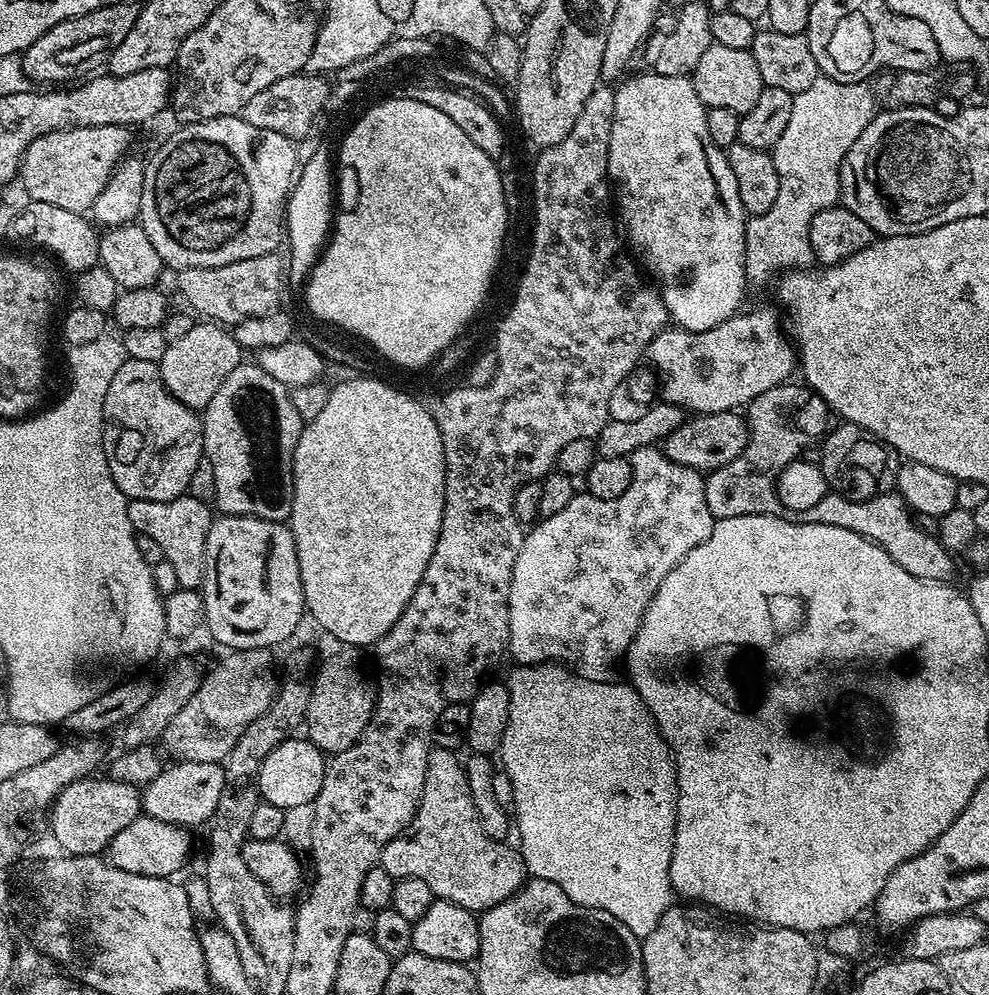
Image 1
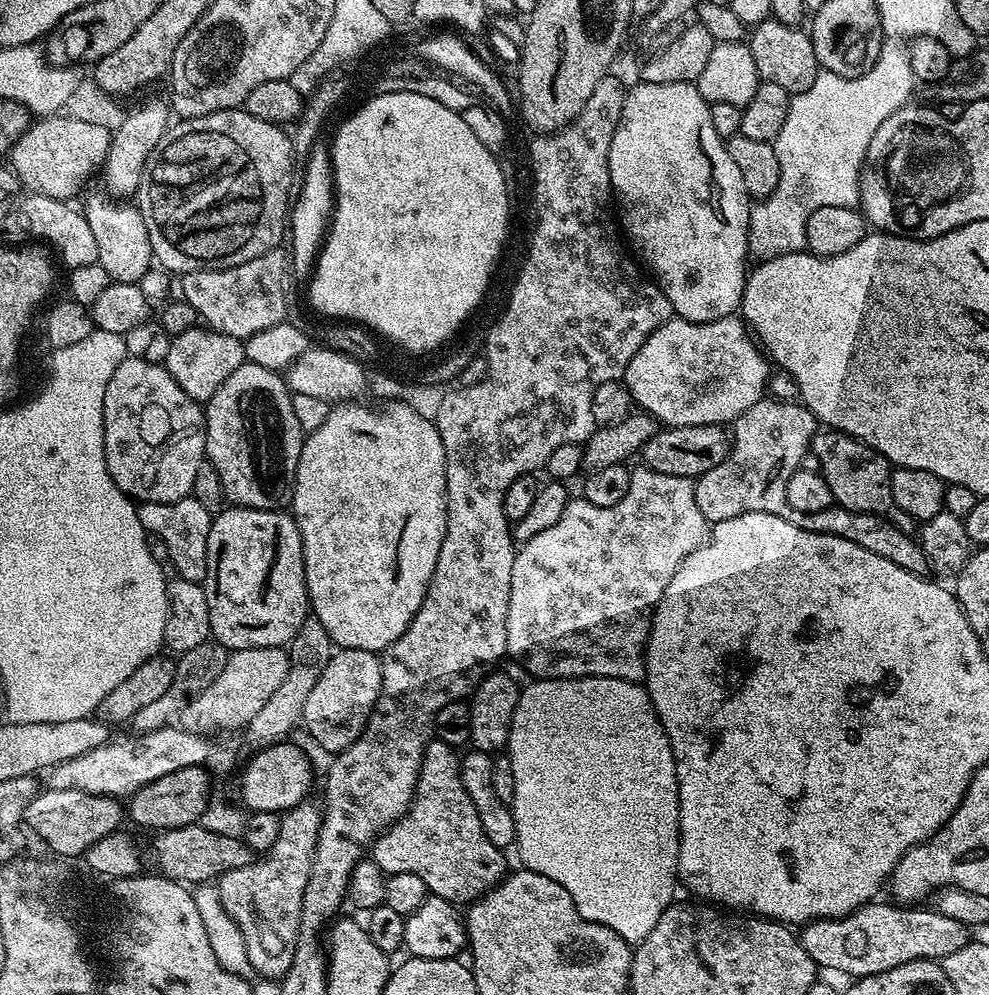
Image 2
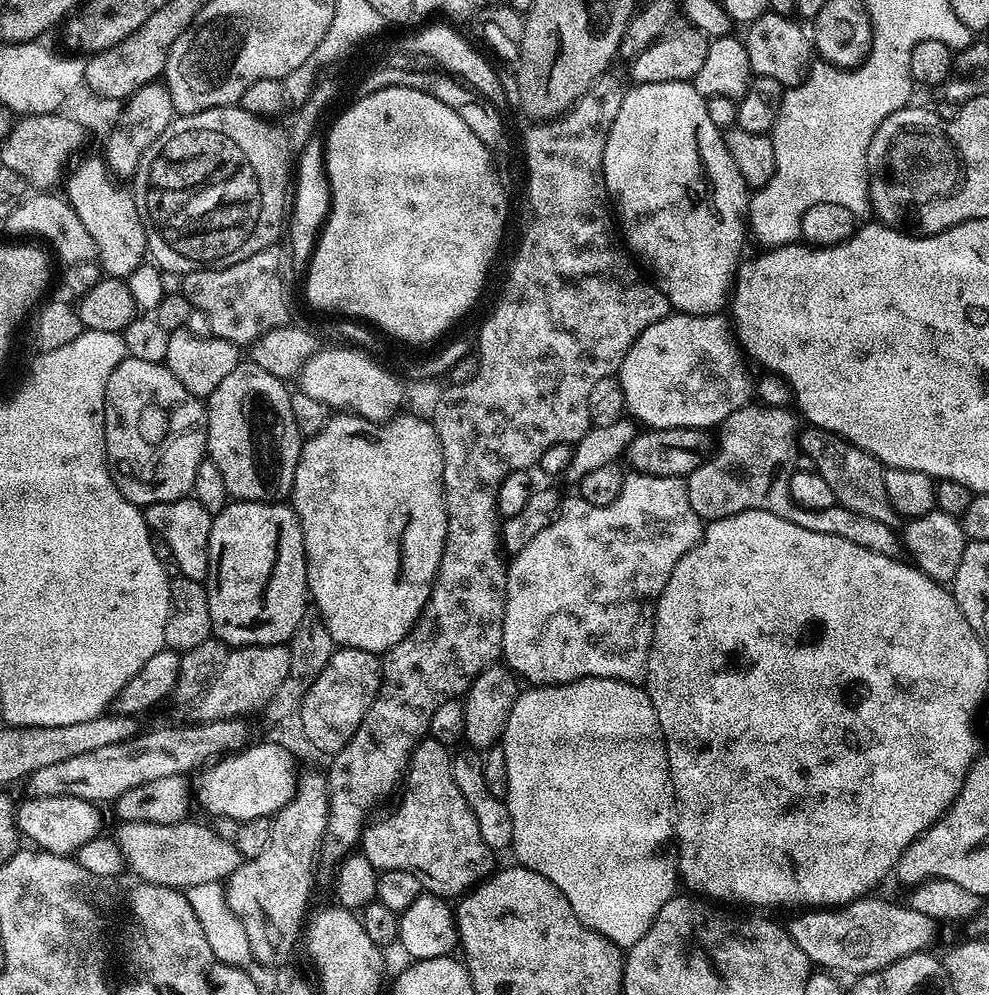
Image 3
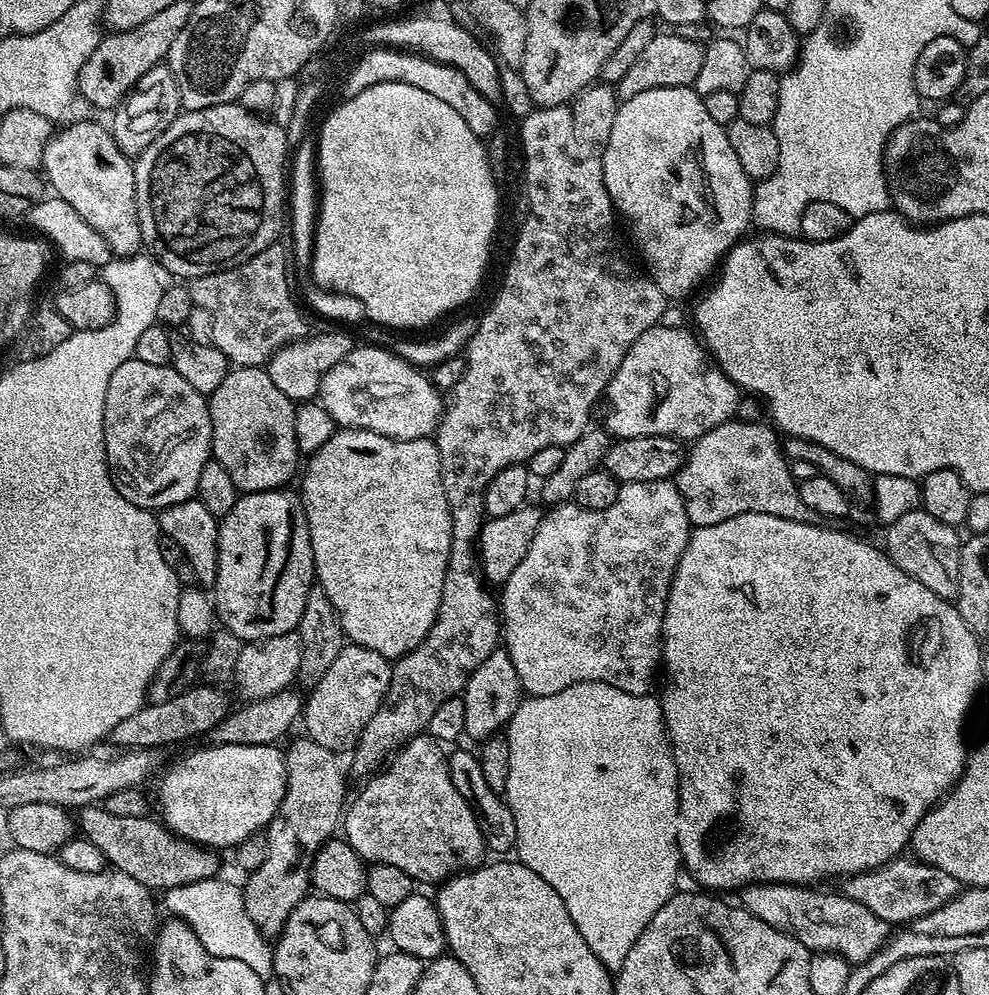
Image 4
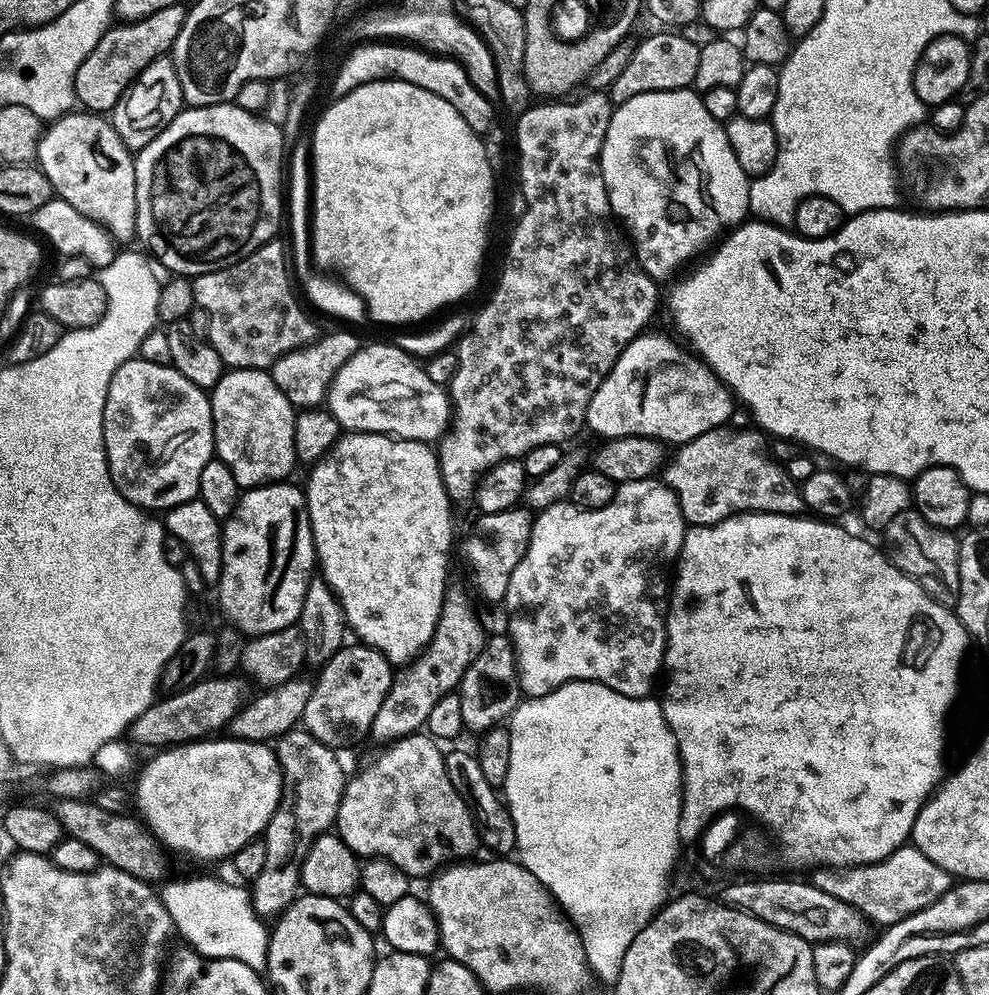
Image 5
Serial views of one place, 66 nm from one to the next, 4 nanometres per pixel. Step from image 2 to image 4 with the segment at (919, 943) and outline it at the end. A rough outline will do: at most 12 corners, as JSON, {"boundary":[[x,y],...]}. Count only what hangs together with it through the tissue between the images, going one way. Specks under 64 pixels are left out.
{"boundary":[[752,882],[739,907],[855,966],[890,925],[850,897]]}

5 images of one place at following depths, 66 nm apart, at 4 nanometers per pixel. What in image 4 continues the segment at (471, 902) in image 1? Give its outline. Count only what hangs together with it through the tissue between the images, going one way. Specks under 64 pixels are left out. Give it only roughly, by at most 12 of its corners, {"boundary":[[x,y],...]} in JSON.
{"boundary":[[415,736],[342,817],[363,860],[433,886],[481,867],[445,753]]}

